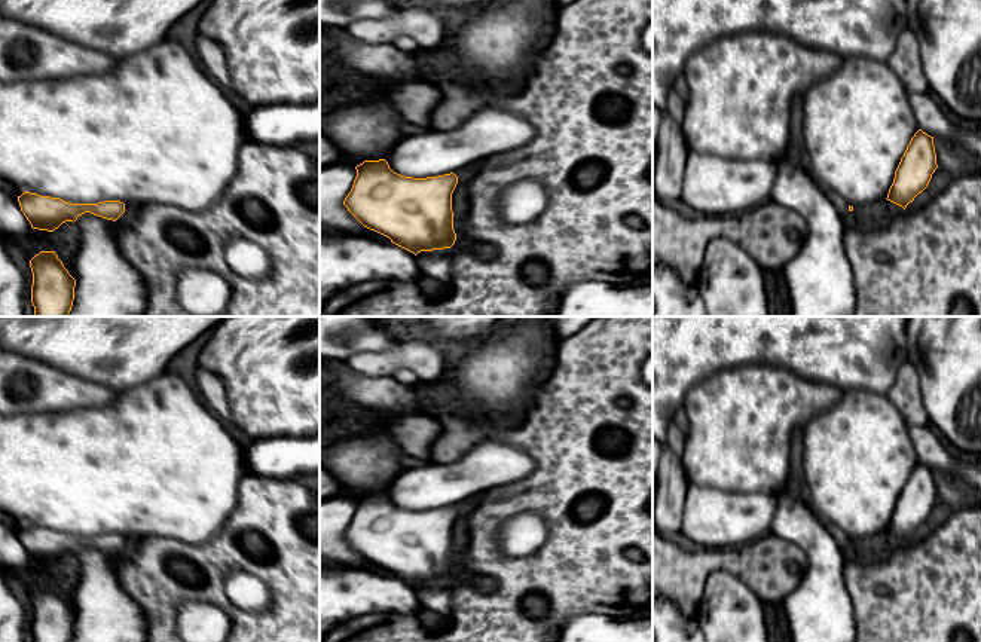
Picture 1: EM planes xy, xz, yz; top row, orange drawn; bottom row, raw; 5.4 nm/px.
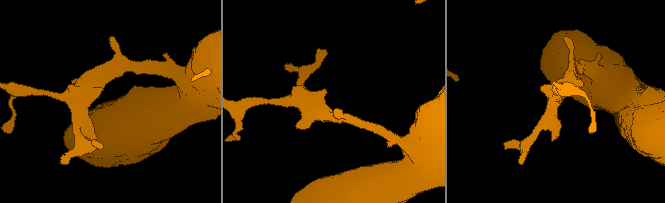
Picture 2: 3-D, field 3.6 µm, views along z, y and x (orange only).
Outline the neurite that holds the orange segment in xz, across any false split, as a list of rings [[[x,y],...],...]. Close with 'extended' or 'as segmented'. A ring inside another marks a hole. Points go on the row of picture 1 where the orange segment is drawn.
[[[385,159],[364,160],[343,201],[367,229],[413,253],[450,248],[453,230],[452,193],[473,168],[413,178],[394,172]]] | extended

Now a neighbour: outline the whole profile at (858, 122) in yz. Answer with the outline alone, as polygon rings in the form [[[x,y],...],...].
[[[846,56],[843,58],[841,67],[835,70],[831,76],[820,79],[815,85],[803,89],[804,91],[804,149],[810,158],[810,175],[813,181],[823,192],[834,192],[841,196],[850,207],[868,205],[880,199],[886,199],[889,189],[895,178],[895,171],[904,156],[907,146],[910,144],[914,134],[919,131],[914,111],[908,101],[908,91],[896,76],[896,73],[889,67],[887,62],[870,59],[865,56]]]

